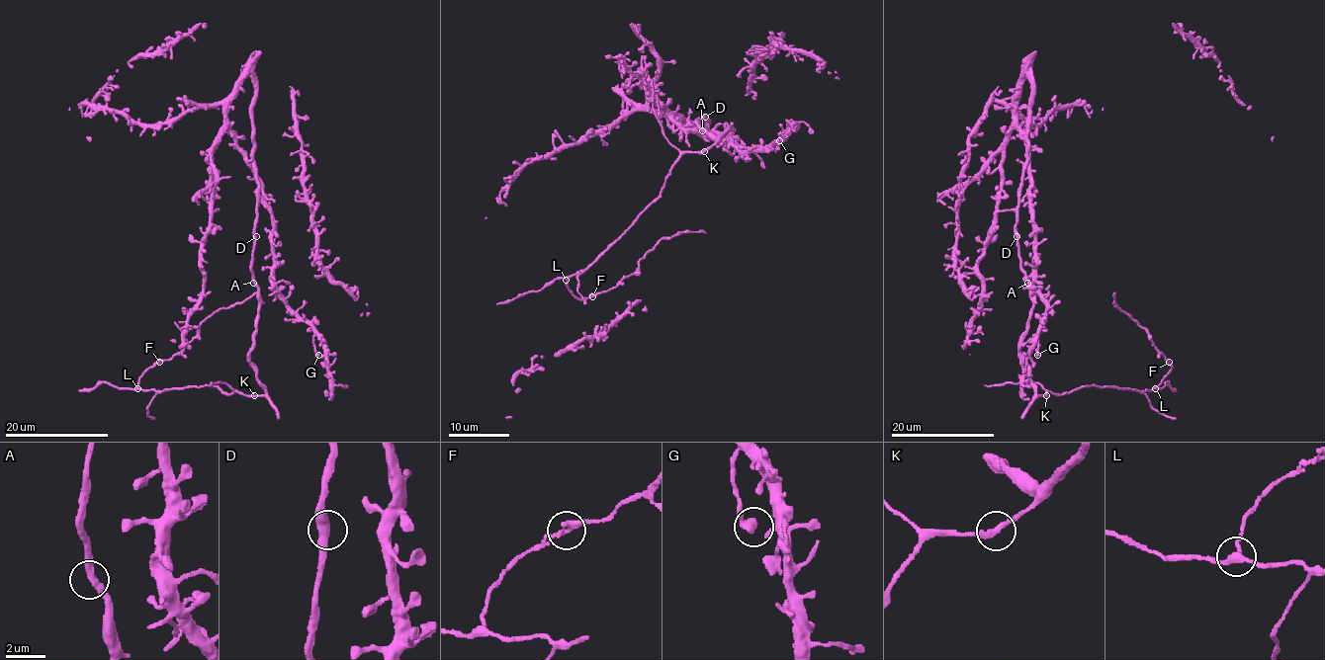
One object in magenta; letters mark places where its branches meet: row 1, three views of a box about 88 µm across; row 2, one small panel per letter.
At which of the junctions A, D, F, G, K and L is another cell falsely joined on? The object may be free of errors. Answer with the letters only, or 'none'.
none

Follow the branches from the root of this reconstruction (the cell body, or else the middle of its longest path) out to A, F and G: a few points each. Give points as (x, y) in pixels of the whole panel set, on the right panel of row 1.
A: (1017, 236), (1017, 256), (1027, 283)
F: (1017, 236), (1020, 267), (1033, 303), (1020, 360), (1038, 394), (1091, 385), (1151, 389), (1170, 371), (1170, 363)
G: (1017, 236), (1017, 189), (1021, 180), (1027, 179), (1035, 239), (1034, 290), (1046, 305), (1037, 355)

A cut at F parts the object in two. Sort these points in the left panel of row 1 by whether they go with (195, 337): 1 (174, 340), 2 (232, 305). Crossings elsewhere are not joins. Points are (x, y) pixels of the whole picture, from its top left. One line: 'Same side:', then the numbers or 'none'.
Same side: 2

